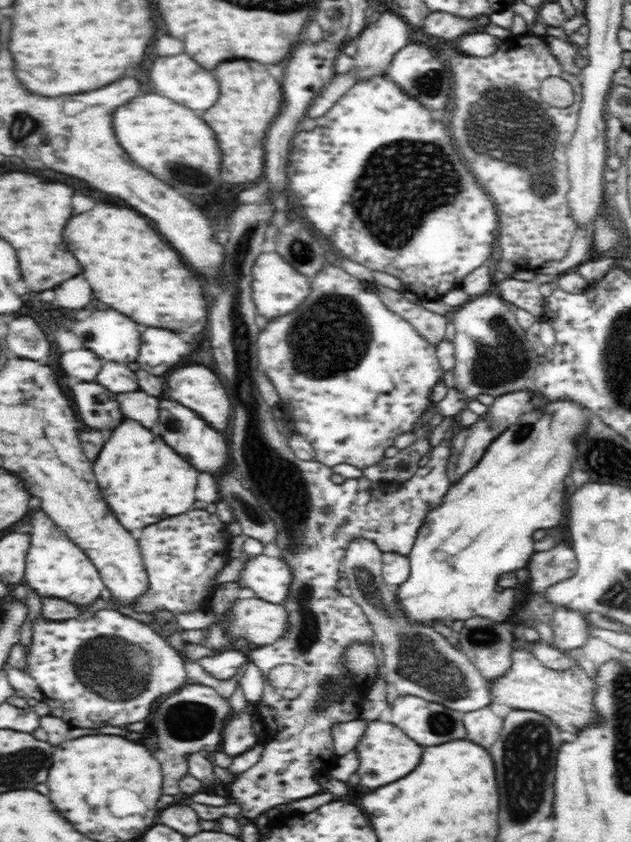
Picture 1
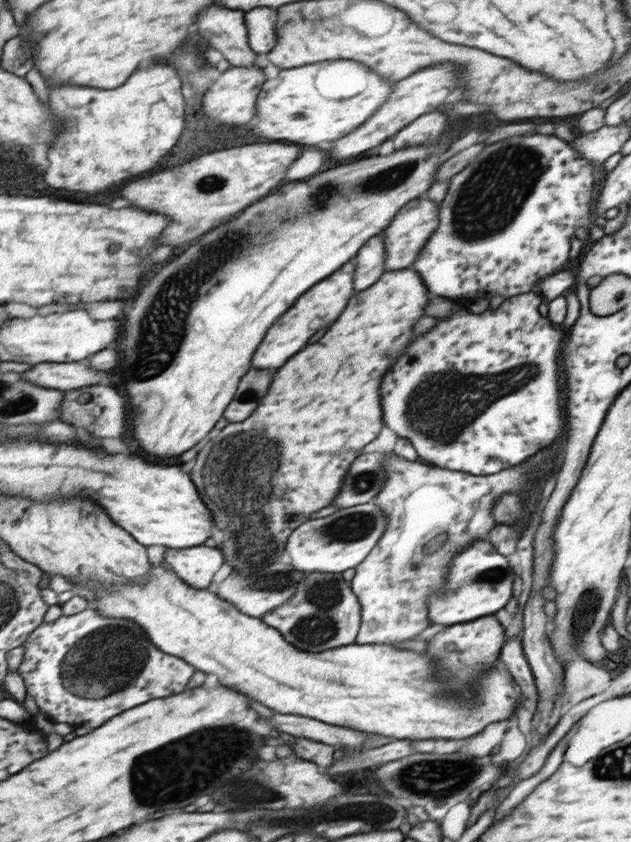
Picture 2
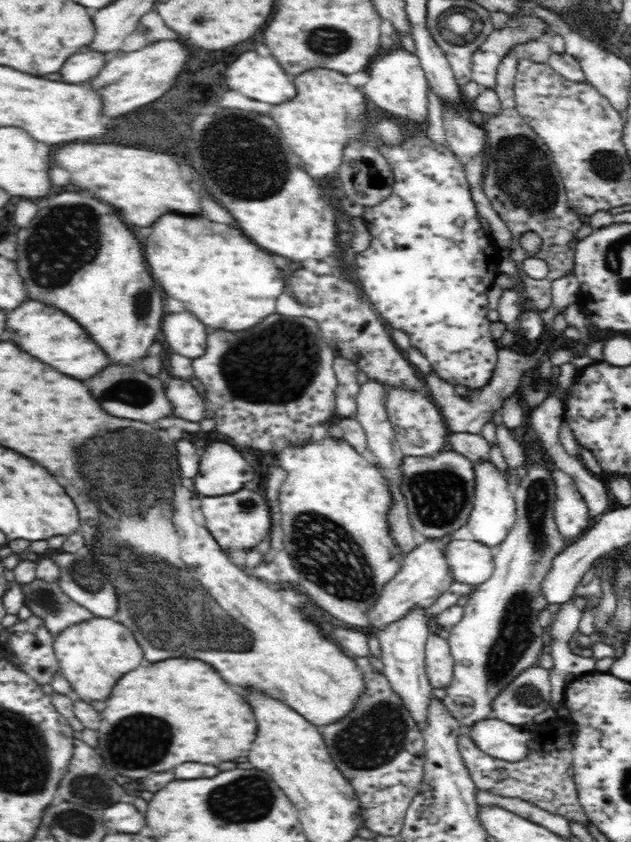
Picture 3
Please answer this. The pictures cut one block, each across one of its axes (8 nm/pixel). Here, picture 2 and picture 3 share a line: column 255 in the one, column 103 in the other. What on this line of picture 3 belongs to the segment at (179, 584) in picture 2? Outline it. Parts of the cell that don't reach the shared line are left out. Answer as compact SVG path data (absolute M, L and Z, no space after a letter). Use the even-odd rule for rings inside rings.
M86 618L73 623L53 635L53 649L60 665L60 673L72 685L74 694L84 702L108 698L120 676L140 666L142 648L130 634L130 630L110 618Z

